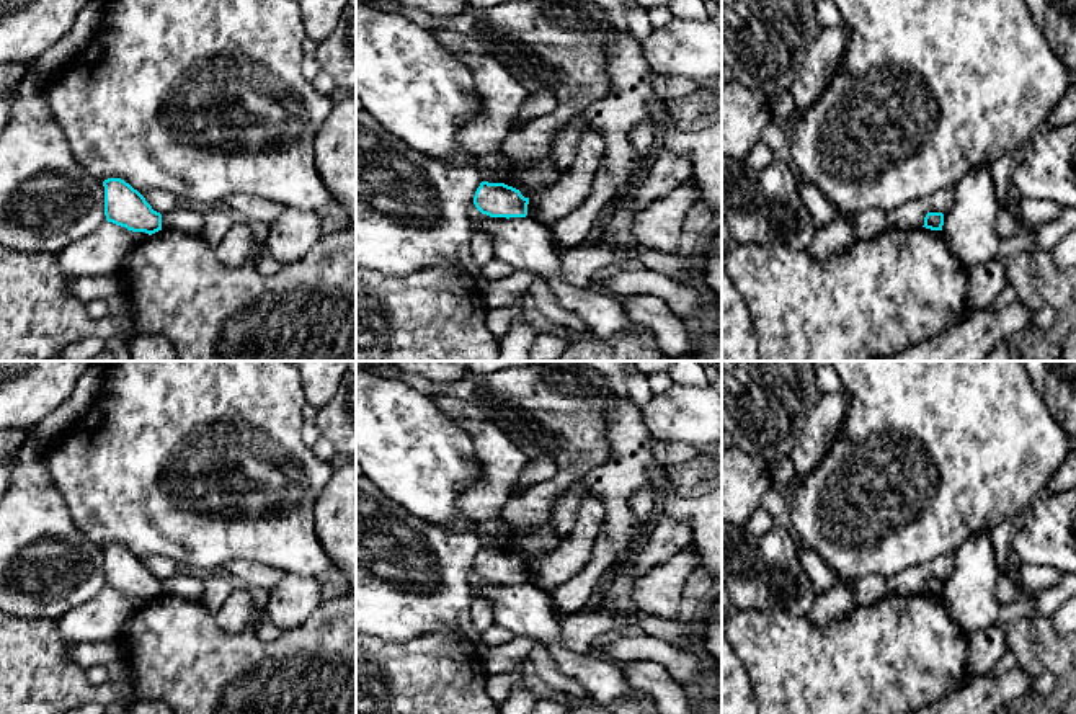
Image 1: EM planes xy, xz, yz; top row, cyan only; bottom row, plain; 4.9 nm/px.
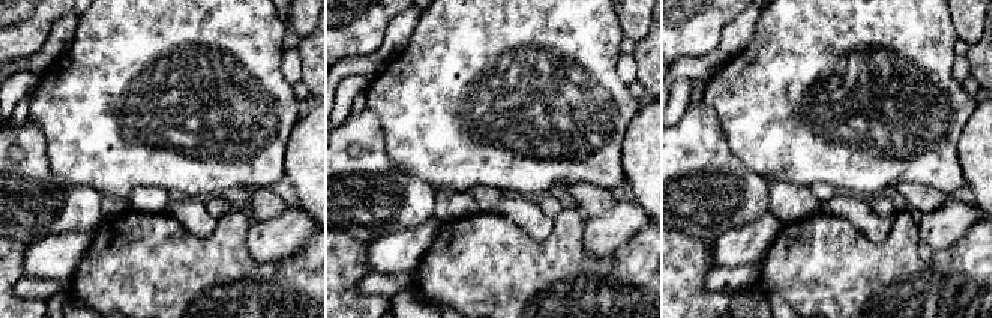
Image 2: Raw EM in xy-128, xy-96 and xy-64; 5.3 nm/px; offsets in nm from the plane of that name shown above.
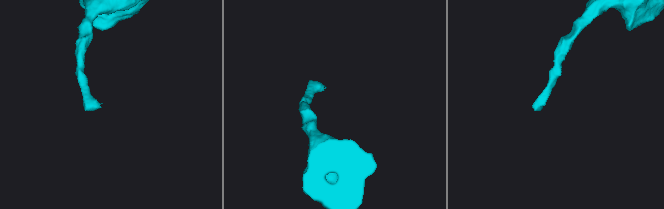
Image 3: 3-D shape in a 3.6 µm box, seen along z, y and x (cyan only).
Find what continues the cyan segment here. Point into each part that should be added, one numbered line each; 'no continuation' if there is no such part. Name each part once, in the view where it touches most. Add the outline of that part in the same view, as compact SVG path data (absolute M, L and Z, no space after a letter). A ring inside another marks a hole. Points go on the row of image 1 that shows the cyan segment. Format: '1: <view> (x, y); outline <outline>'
no continuation

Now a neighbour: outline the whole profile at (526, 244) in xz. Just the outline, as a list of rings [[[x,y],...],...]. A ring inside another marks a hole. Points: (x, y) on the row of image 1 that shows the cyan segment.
[[[474,203],[469,208],[469,219],[474,230],[491,235],[498,260],[513,270],[526,270],[544,279],[552,288],[557,304],[578,314],[596,338],[616,337],[635,325],[620,301],[563,281],[562,257],[555,248],[550,225],[529,216],[490,217],[482,214]]]

